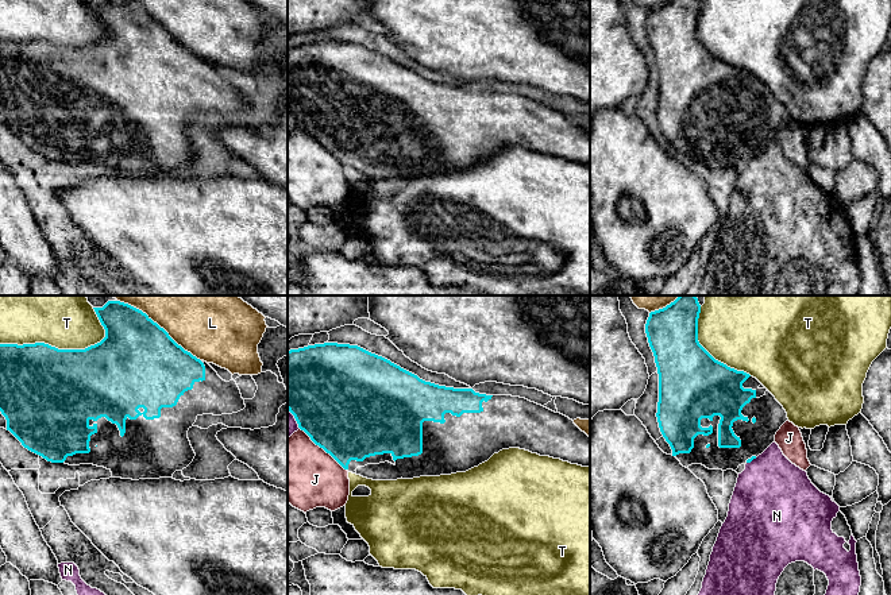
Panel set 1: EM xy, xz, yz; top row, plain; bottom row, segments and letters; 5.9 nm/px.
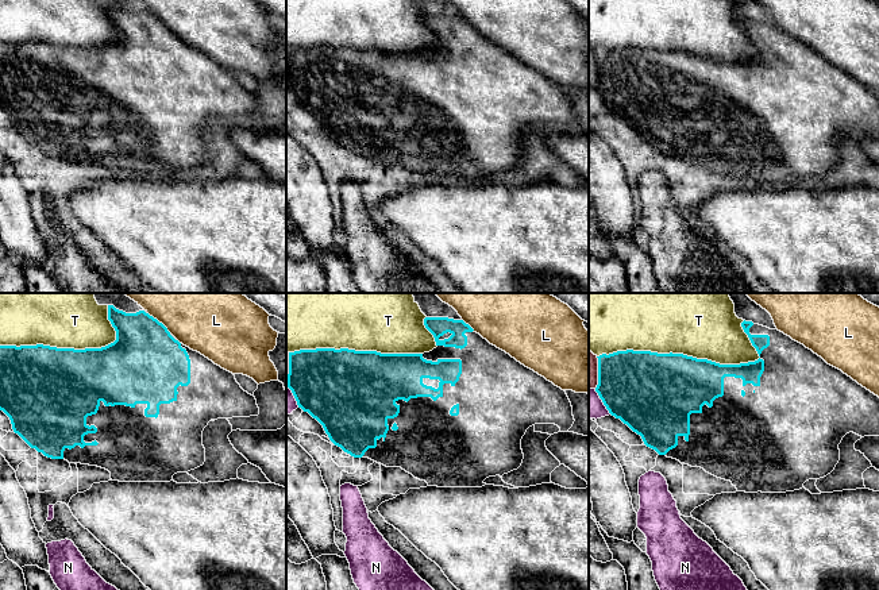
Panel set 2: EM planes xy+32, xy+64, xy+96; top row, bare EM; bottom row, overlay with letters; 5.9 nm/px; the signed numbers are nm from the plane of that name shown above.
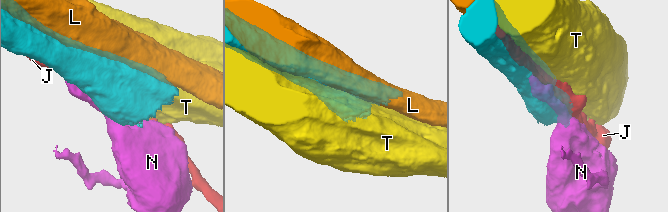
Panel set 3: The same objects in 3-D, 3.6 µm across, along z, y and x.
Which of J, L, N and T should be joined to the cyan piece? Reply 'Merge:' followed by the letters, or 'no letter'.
Merge: no letter

